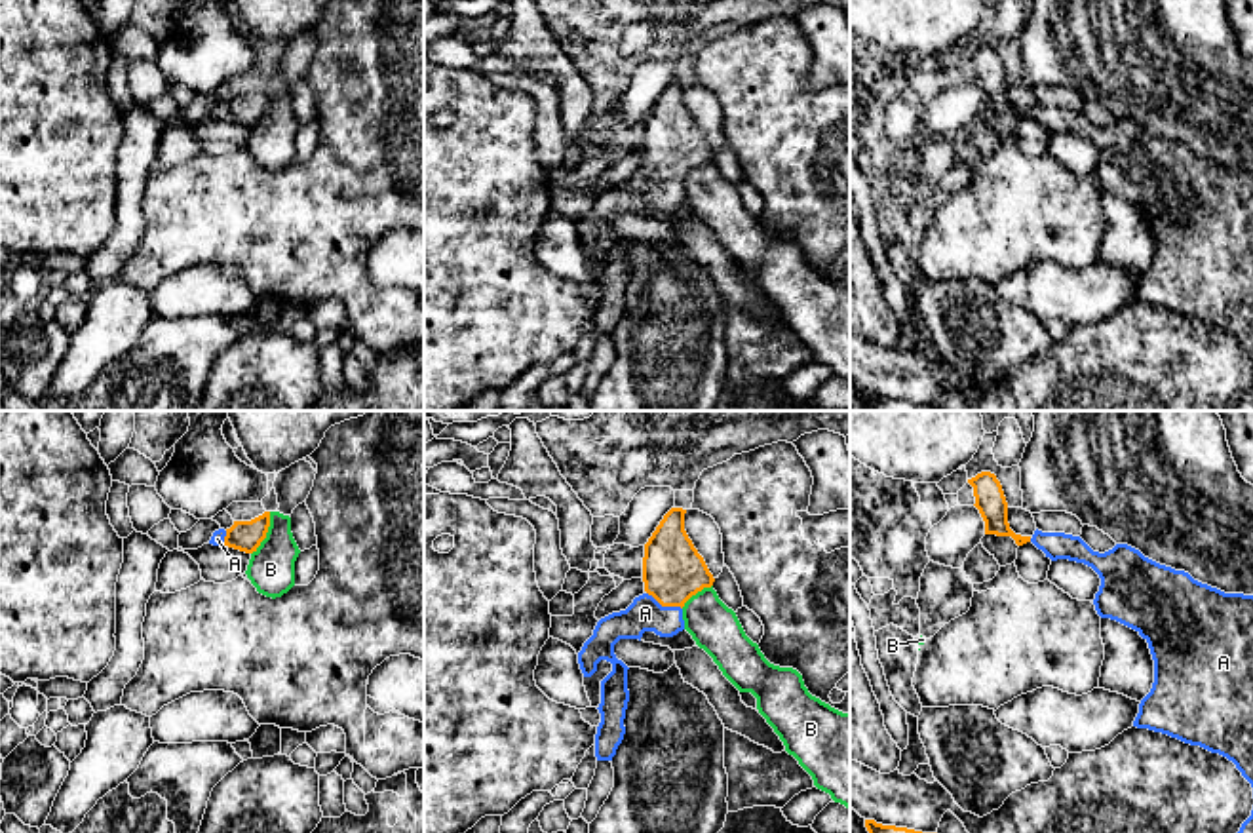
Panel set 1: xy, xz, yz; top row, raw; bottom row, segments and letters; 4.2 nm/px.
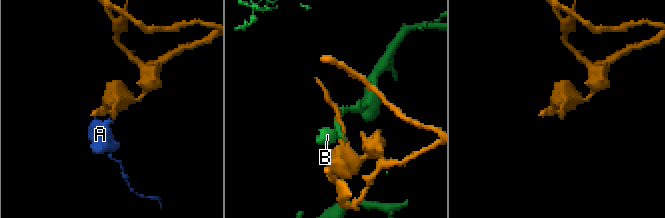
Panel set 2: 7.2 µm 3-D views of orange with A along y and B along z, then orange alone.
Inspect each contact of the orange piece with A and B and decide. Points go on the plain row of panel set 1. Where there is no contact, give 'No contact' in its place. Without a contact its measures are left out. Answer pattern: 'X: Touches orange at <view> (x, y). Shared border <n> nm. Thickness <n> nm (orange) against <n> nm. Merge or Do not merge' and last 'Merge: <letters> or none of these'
A: Touches orange at xz (664, 179). Shared border 170 nm. Thickness 260 nm (orange) against 150 nm. Merge
B: Touches orange at xy (267, 105). Shared border 200 nm. Thickness 130 nm (orange) against 200 nm. Do not merge
Merge: A

